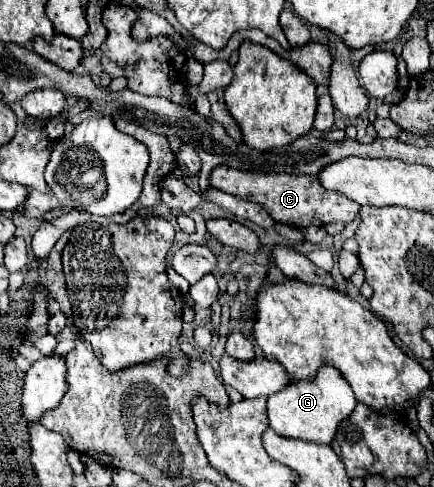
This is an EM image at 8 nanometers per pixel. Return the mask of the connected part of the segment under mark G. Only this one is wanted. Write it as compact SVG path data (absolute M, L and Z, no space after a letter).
M324 364L314 378L290 382L284 390L268 396L268 420L274 432L280 436L330 444L338 424L354 410L354 406L356 400L346 378L332 368L332 364Z

